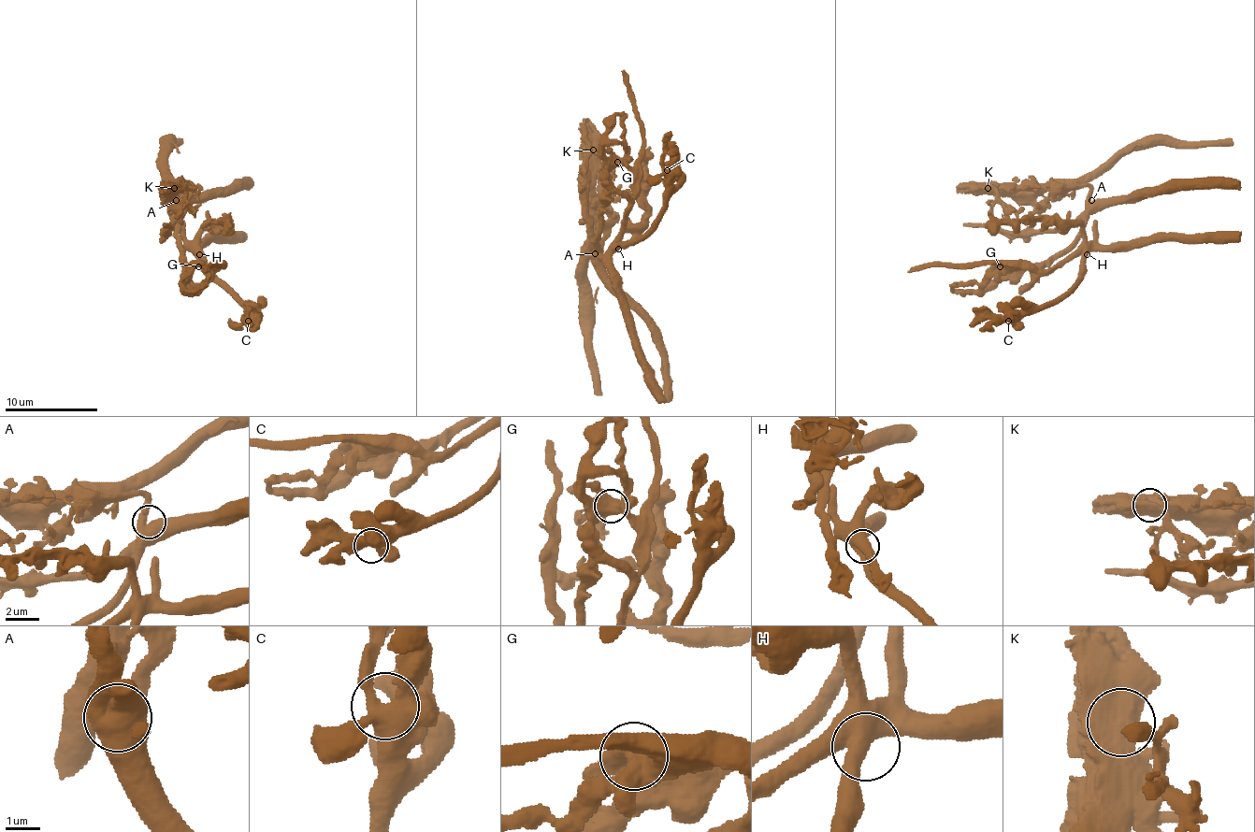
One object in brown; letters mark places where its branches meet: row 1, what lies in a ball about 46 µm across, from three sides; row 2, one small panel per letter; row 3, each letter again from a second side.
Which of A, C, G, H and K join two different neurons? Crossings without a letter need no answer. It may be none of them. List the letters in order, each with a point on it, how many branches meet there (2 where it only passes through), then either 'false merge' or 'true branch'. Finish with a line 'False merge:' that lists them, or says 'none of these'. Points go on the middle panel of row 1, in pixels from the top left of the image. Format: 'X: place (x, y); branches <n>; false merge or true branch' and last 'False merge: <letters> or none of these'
A: place (595, 253); branches 2; true branch
C: place (667, 170); branches 4; true branch
G: place (617, 162); branches 3; false merge
H: place (618, 249); branches 2; true branch
K: place (593, 150); branches 1; false merge
False merge: G, K

